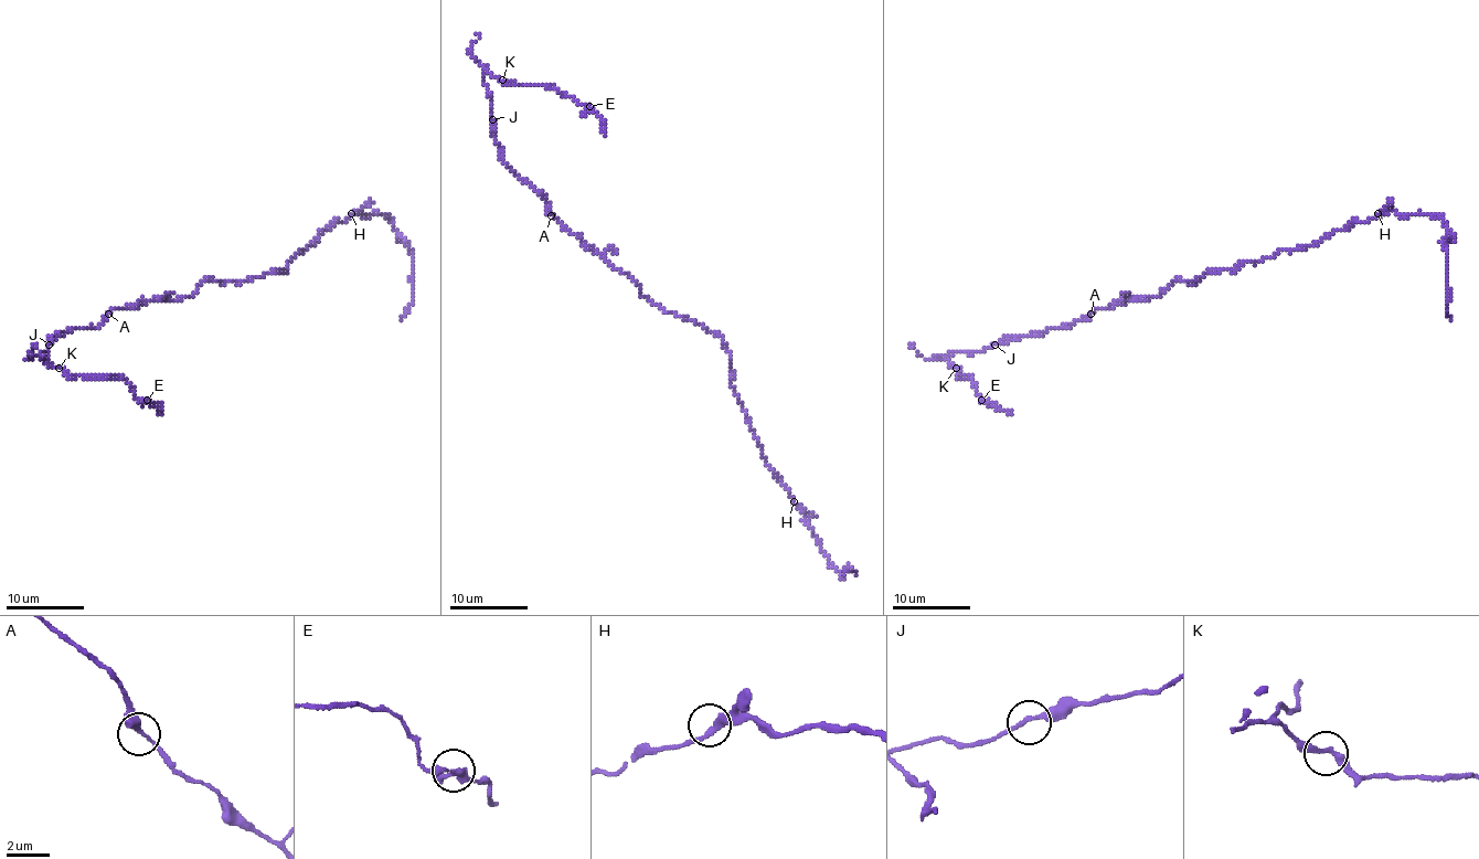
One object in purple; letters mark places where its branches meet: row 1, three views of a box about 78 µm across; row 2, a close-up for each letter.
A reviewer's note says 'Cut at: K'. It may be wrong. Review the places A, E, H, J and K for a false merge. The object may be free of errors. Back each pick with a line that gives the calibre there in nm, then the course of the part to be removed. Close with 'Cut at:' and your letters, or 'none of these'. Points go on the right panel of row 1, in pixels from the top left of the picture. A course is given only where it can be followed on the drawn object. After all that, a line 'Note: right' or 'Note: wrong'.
Cut at: none of these
Note: wrong

